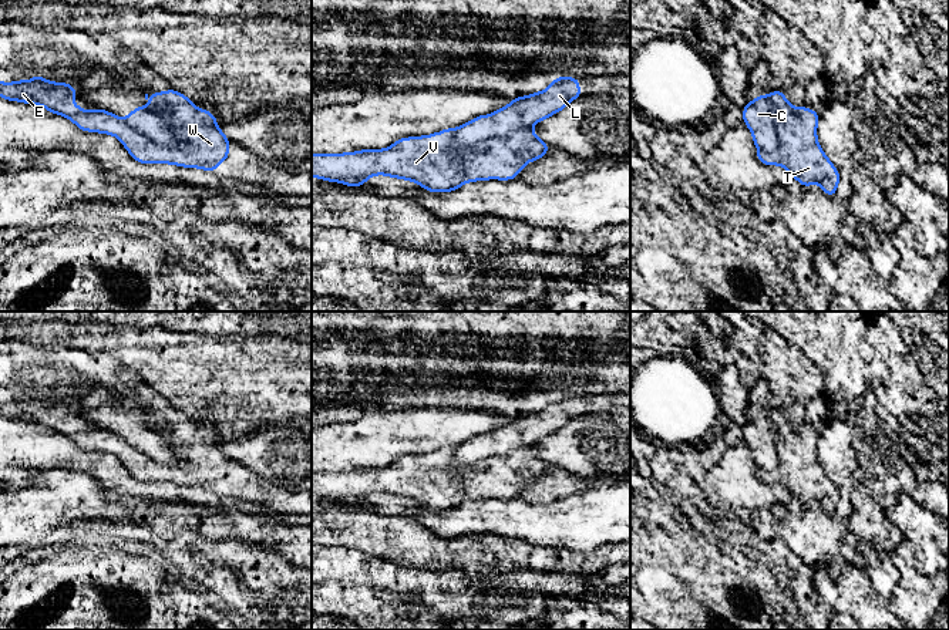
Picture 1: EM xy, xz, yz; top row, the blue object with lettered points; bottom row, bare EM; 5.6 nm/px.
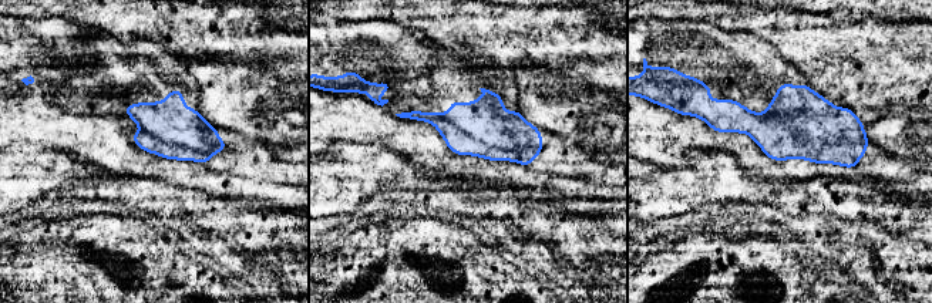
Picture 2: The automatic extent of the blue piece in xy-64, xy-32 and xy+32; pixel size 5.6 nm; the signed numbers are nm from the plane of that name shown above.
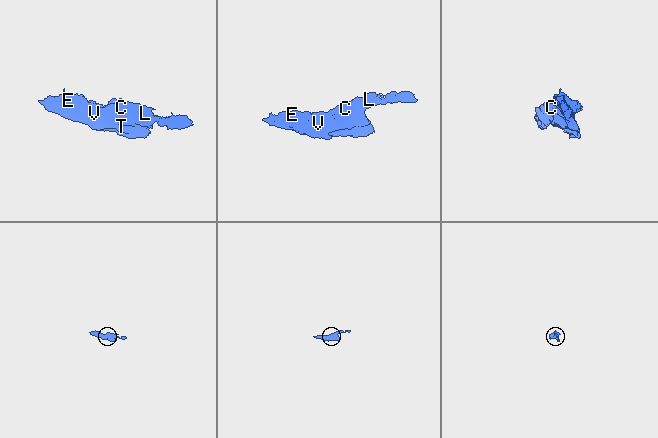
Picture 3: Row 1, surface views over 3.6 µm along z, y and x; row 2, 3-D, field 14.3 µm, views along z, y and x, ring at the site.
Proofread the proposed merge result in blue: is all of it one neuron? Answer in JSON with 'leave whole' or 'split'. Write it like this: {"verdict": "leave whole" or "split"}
{"verdict": "split"}

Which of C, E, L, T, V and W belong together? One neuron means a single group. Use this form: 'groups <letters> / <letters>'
groups C L / E T V W

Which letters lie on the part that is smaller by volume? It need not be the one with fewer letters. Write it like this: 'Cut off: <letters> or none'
Cut off: C, L

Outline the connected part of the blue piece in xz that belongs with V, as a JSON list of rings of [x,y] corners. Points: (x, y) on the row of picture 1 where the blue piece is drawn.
[[[448,128],[424,137],[400,138],[386,149],[363,149],[344,154],[314,154],[312,155],[312,176],[330,182],[341,182],[347,186],[363,186],[374,175],[387,175],[421,185],[428,192],[451,192],[467,182],[487,179],[515,179],[519,171],[531,161],[548,154],[549,145],[541,141],[531,128],[516,129],[499,138],[491,138],[478,144],[461,144],[455,139],[455,129]]]

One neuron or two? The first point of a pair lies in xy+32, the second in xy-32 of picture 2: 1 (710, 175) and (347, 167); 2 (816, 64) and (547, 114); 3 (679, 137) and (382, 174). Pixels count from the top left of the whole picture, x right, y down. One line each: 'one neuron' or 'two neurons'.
1: one neuron
2: two neurons
3: two neurons

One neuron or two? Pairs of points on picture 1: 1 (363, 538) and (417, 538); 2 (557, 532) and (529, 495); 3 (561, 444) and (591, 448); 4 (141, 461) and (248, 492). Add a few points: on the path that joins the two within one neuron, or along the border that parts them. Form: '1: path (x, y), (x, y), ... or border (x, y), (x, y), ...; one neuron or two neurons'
1: path (376, 535), (404, 538); one neuron
2: border (517, 495), (539, 502), (566, 497); two neurons
3: path (568, 448), (584, 448); one neuron
4: path (168, 472), (221, 475); one neuron

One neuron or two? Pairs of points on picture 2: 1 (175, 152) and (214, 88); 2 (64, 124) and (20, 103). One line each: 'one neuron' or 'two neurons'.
1: two neurons
2: one neuron

